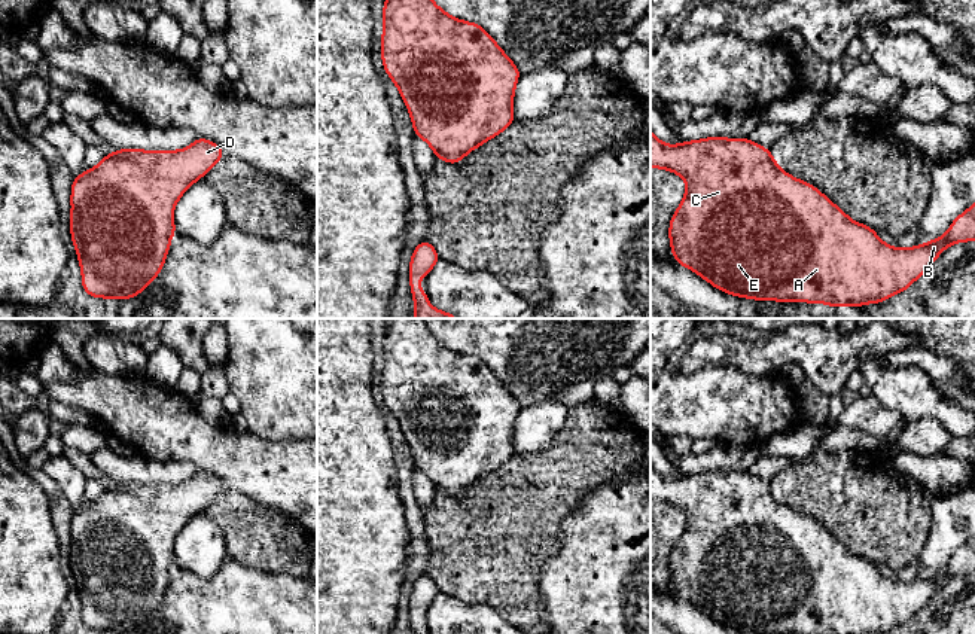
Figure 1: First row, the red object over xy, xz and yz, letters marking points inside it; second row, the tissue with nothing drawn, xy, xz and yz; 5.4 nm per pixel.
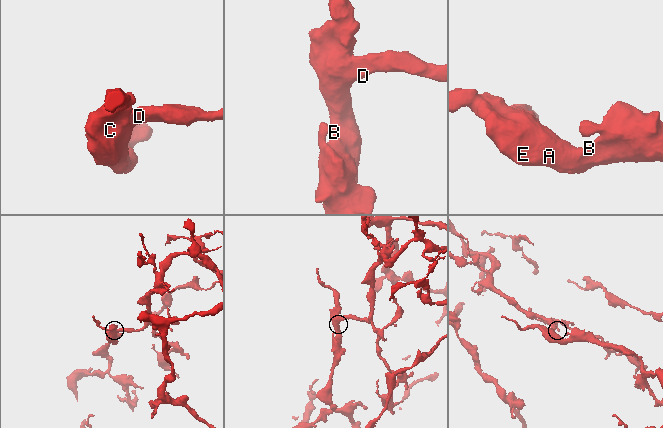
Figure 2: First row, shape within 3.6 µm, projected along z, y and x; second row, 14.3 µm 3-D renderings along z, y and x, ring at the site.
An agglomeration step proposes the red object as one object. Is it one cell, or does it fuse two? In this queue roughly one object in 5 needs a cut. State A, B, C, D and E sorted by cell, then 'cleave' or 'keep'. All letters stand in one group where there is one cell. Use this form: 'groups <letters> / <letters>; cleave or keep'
groups A B C D E; keep

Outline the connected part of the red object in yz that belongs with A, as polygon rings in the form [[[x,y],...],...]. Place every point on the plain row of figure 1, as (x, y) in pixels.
[[[650,463],[650,502],[662,502],[679,507],[686,515],[686,525],[674,545],[668,569],[671,586],[676,595],[697,606],[701,612],[709,615],[716,622],[756,634],[886,634],[887,631],[907,624],[918,610],[927,606],[933,594],[951,577],[963,574],[975,574],[975,536],[960,549],[957,549],[950,563],[933,574],[926,574],[921,579],[910,582],[896,582],[886,577],[877,569],[877,566],[862,557],[851,554],[841,542],[838,542],[828,530],[817,524],[811,516],[798,513],[789,506],[779,502],[771,484],[749,472],[723,472],[707,470],[703,473],[682,475],[680,478],[665,478],[655,470]]]

